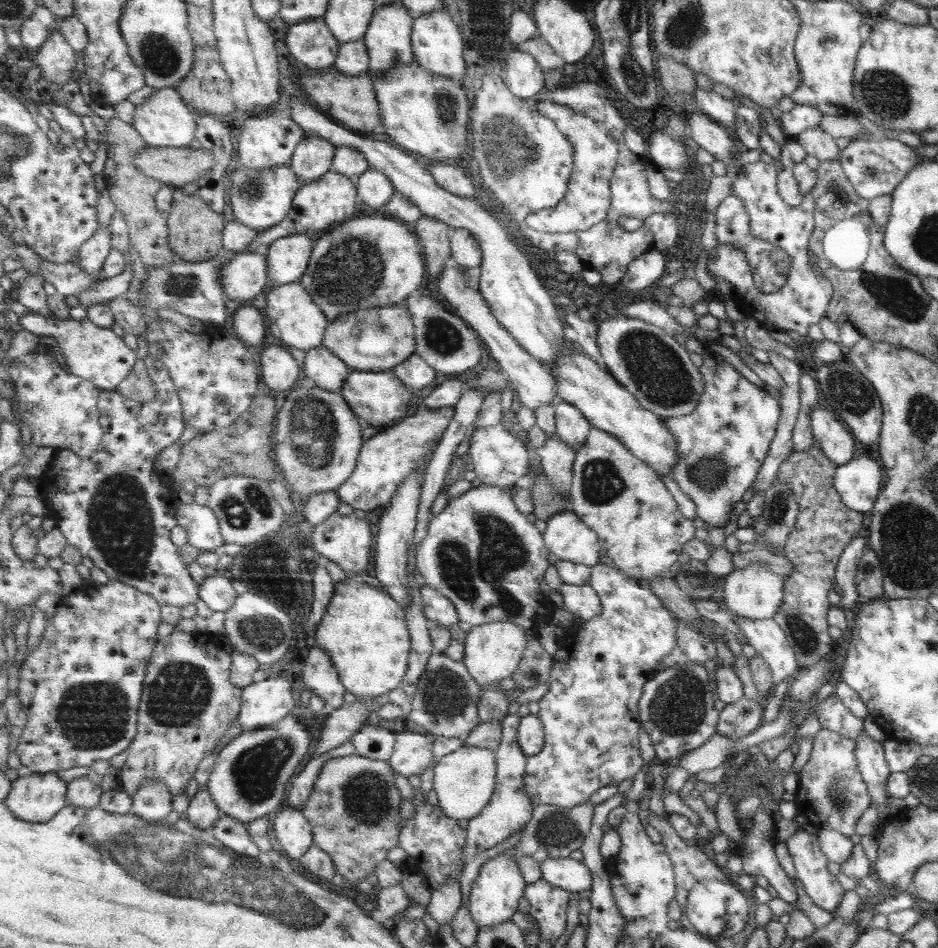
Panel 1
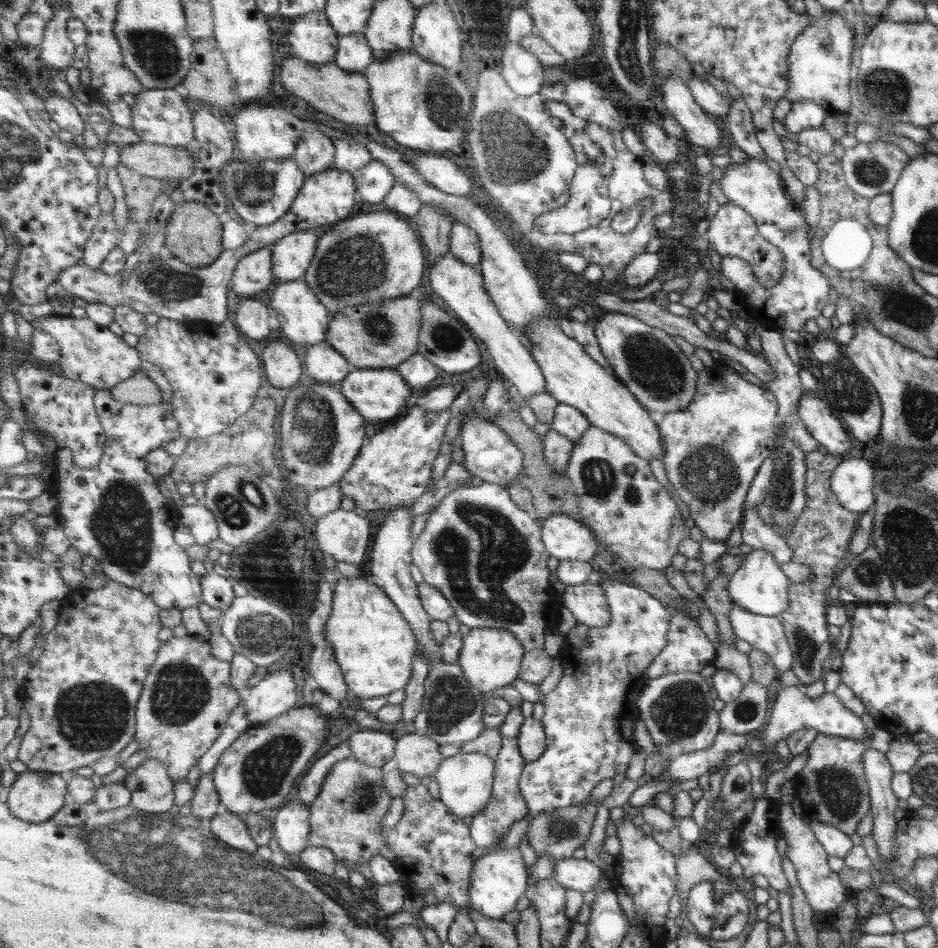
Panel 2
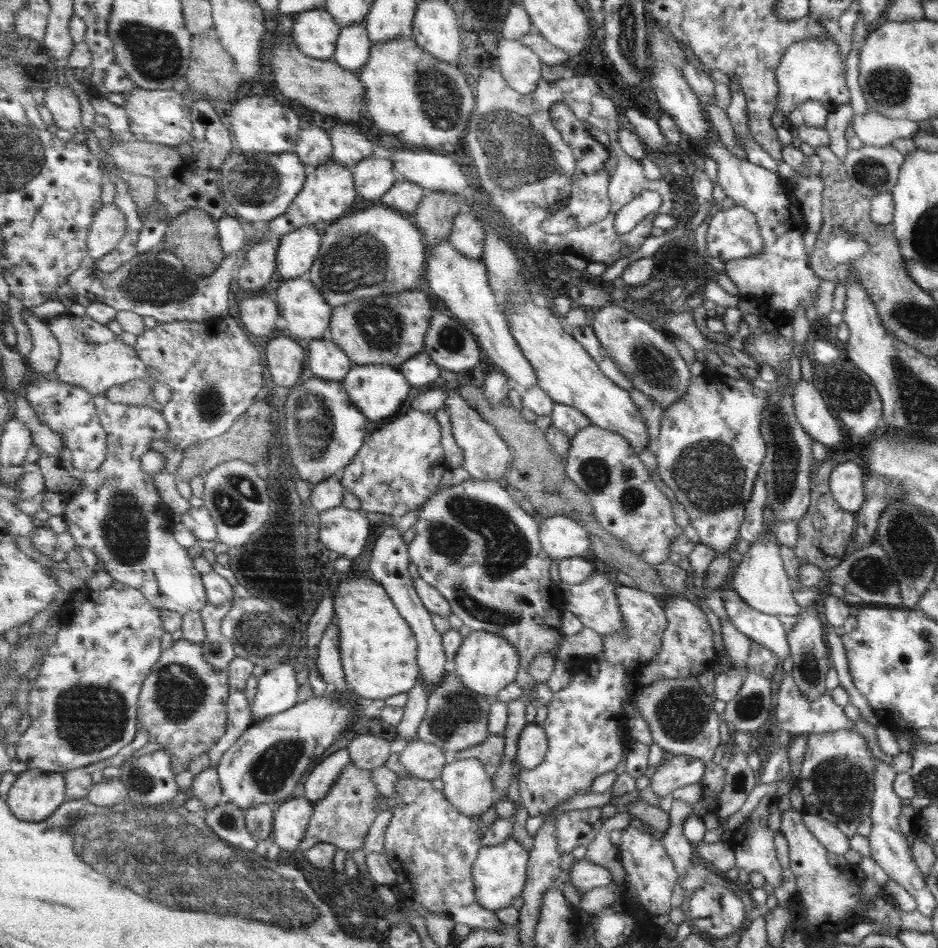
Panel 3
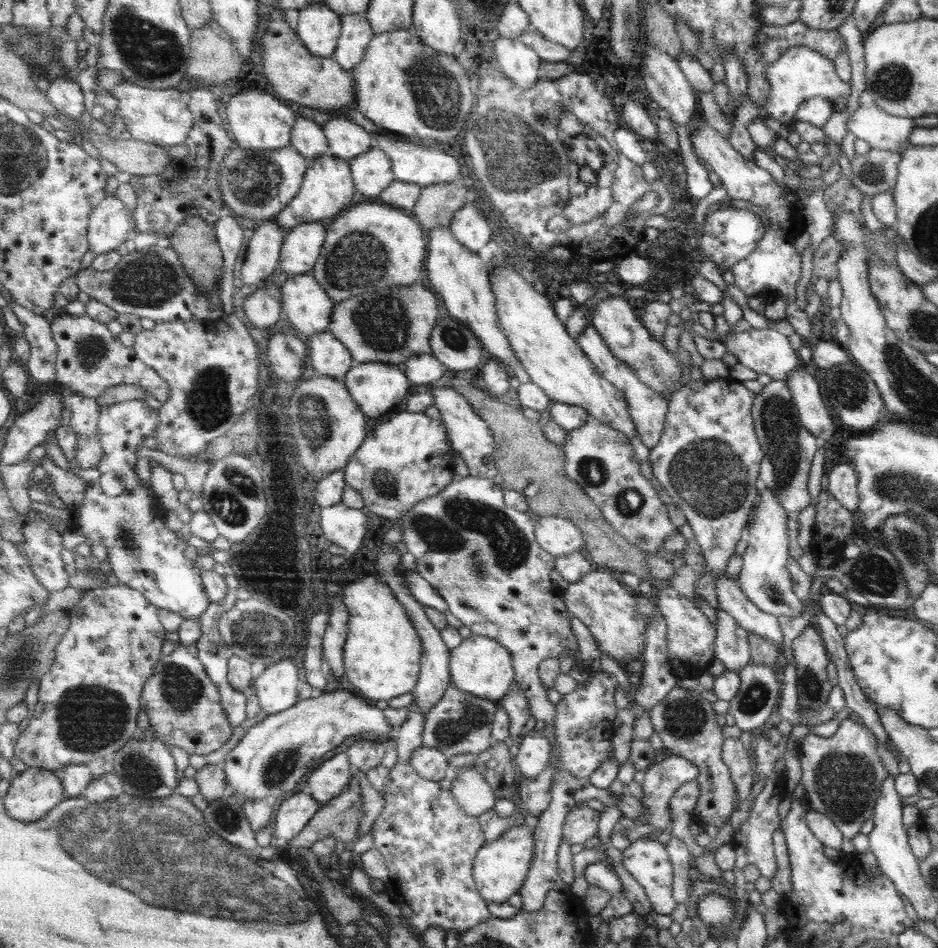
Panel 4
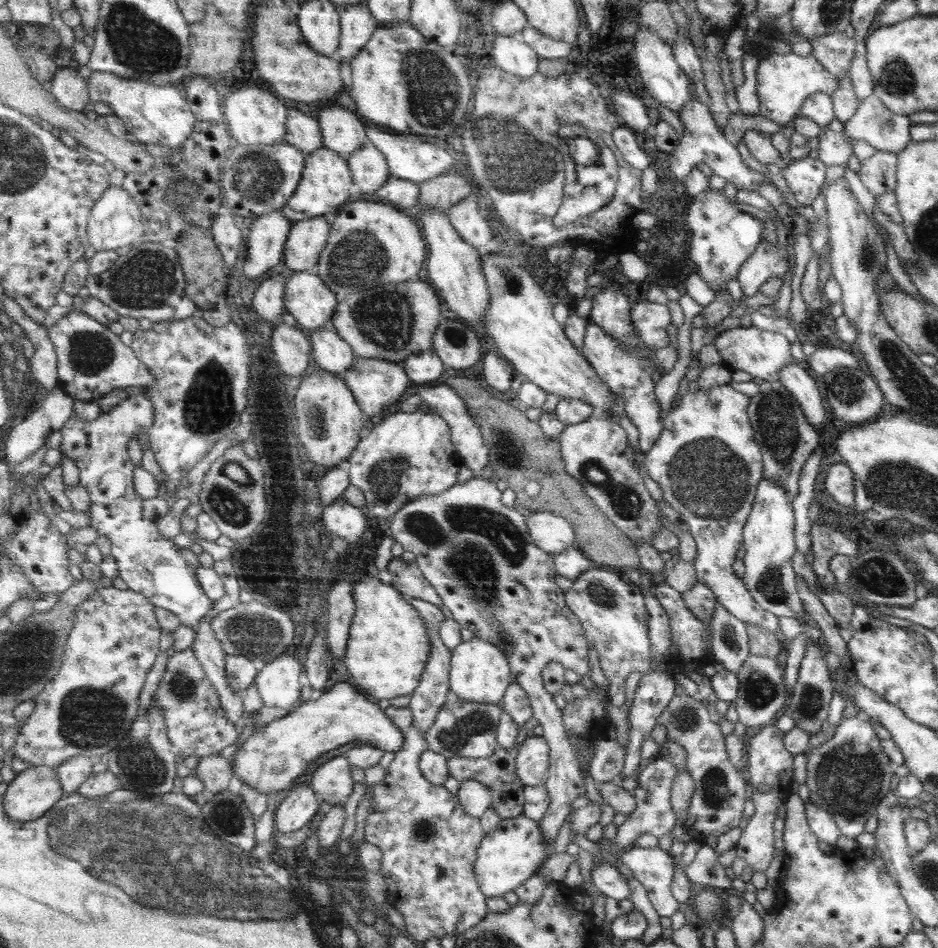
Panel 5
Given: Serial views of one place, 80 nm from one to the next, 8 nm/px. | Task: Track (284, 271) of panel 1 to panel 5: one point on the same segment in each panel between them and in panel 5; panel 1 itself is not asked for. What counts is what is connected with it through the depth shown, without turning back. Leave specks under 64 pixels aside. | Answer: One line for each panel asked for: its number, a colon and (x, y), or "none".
2: (293, 255)
3: (298, 250)
4: (302, 247)
5: (308, 238)

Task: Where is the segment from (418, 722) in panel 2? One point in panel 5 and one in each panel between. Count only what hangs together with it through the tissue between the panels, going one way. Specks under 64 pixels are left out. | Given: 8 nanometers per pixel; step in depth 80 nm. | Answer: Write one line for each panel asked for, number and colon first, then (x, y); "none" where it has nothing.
3: (457, 718)
4: (460, 723)
5: (463, 728)

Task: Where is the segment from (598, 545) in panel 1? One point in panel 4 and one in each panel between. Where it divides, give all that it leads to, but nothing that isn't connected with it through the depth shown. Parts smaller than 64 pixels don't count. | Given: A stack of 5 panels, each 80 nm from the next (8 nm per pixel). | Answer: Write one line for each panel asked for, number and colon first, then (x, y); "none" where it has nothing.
2: (566, 538)
3: (562, 537)
4: (559, 536)

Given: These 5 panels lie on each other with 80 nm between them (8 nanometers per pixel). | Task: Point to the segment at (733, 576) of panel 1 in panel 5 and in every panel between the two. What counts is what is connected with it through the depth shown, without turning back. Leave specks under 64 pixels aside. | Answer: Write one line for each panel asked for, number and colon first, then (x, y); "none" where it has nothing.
2: (758, 585)
3: (759, 578)
4: (763, 578)
5: (768, 541)

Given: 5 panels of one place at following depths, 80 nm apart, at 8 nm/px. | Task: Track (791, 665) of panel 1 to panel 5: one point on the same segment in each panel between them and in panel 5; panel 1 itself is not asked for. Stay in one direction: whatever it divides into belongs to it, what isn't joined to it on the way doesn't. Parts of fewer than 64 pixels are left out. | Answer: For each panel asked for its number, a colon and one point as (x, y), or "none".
2: (765, 633)
3: (766, 630)
4: (707, 460)
5: (708, 464)

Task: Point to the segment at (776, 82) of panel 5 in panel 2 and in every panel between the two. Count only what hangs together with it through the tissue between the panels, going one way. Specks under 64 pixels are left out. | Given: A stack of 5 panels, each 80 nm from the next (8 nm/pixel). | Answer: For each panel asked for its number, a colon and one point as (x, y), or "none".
2: (819, 61)
3: (812, 69)
4: (800, 73)

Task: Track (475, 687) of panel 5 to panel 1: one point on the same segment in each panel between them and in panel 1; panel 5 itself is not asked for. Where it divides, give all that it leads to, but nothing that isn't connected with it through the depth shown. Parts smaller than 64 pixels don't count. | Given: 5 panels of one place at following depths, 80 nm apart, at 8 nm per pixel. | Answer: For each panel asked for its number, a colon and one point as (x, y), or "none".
1: (493, 651)
2: (491, 658)
3: (488, 663)
4: (480, 666)

